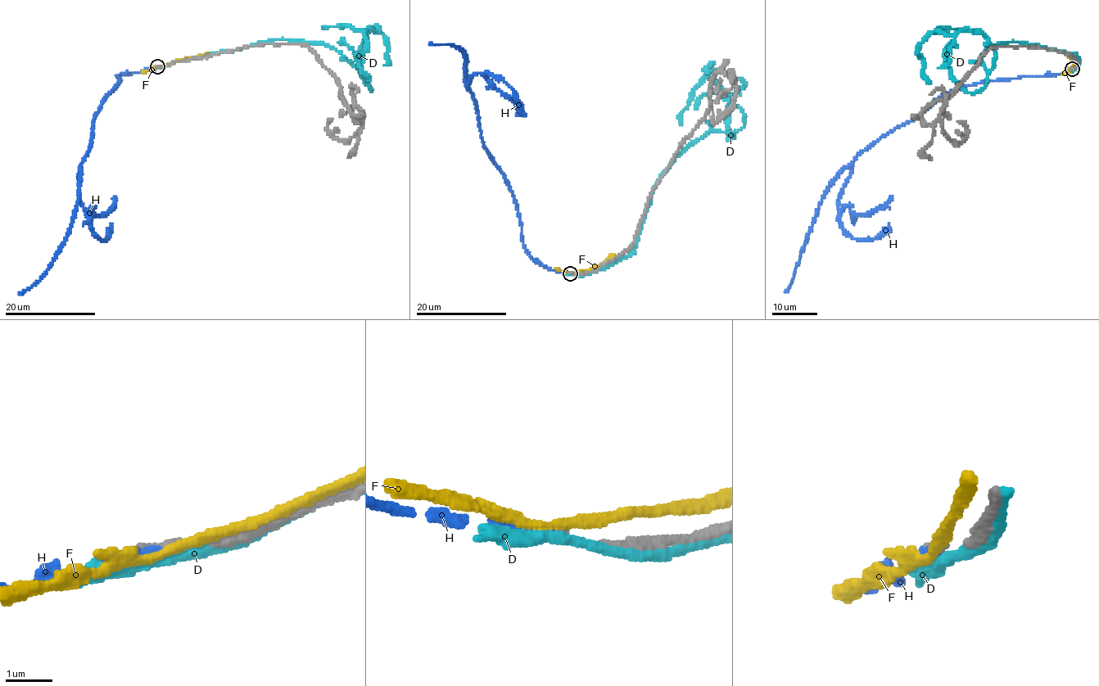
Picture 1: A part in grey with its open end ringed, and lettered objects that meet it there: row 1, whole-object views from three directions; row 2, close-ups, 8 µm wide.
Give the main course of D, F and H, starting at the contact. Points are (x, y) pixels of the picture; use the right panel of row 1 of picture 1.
D: (1072, 69), (1074, 53), (1010, 42), (988, 46), (988, 70), (979, 33), (933, 32), (918, 50), (930, 83)
F: (1072, 68), (1076, 61), (1069, 57)
H: (1071, 69), (1060, 74), (988, 80), (954, 89), (917, 117), (874, 142), (834, 182), (819, 205), (786, 292)

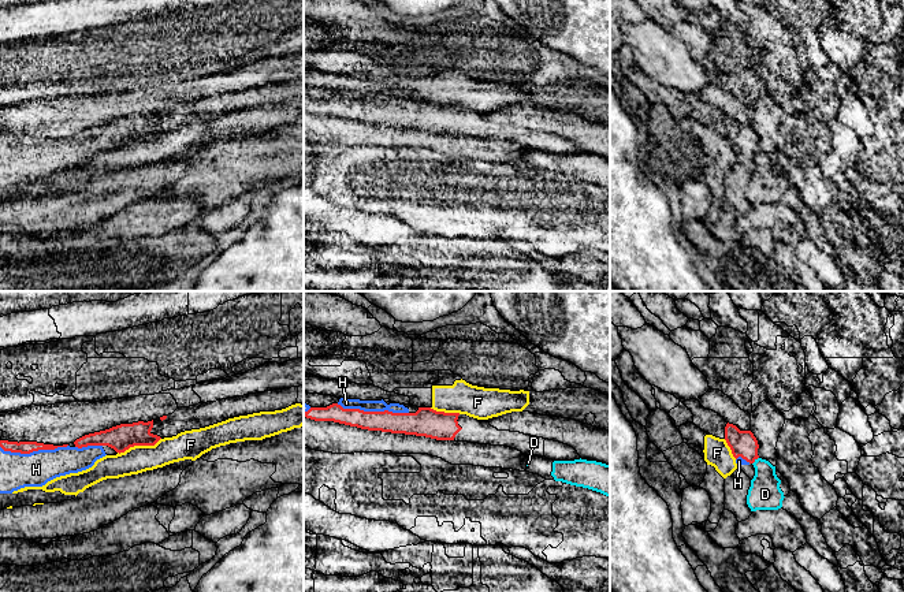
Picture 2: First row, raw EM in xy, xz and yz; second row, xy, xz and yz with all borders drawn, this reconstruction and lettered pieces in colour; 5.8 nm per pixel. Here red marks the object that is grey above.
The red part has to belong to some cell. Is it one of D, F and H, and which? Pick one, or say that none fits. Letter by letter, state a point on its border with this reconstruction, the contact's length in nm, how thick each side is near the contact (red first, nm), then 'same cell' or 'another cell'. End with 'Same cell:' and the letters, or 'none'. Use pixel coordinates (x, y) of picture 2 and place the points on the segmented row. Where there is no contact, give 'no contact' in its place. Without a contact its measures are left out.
D: yz (754, 461) | 60 nm | 160/190 nm | another cell
F: xy (138, 445) | 280 nm | 160/160 nm | another cell
H: xz (372, 412) | 420 nm | 130/60 nm | same cell
Same cell: H

